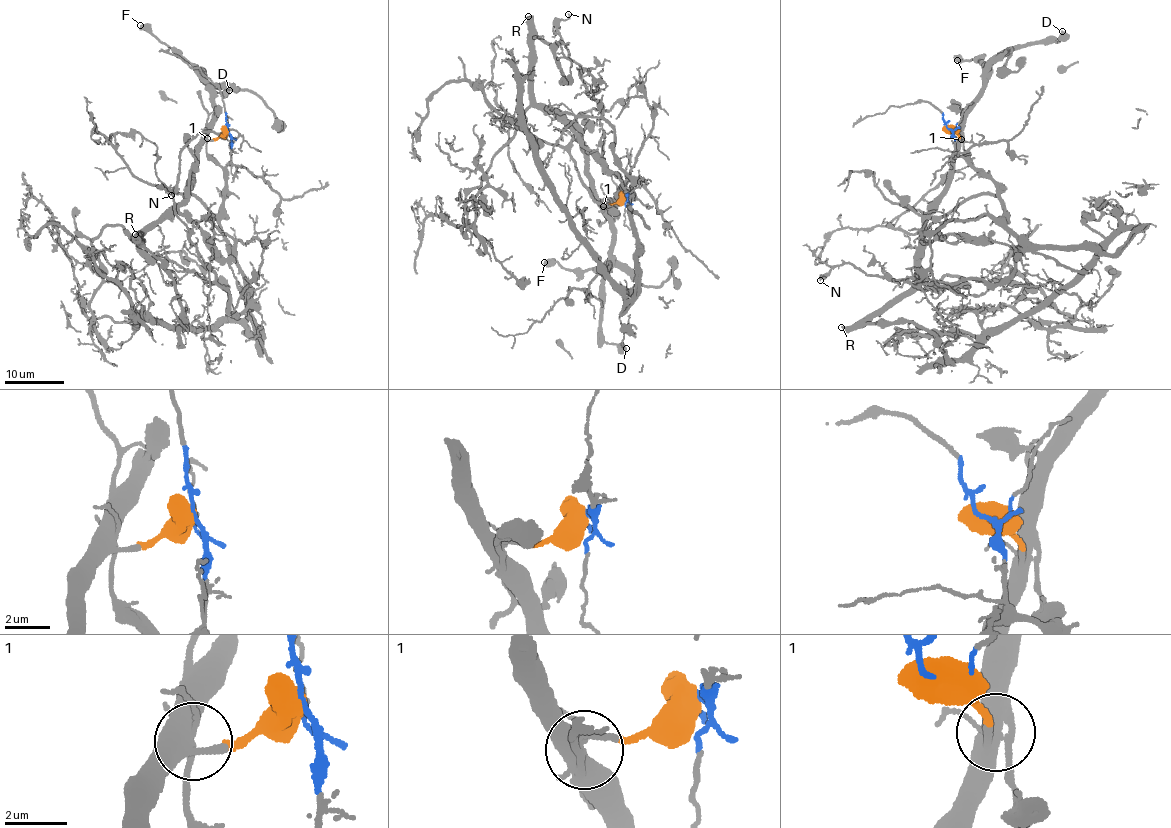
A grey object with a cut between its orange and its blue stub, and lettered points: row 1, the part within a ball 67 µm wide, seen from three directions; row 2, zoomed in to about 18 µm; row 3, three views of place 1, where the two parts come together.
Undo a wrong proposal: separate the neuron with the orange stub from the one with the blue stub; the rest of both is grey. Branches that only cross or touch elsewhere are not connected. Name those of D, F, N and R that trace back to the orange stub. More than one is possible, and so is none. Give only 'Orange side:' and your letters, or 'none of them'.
Orange side: D, F, R

